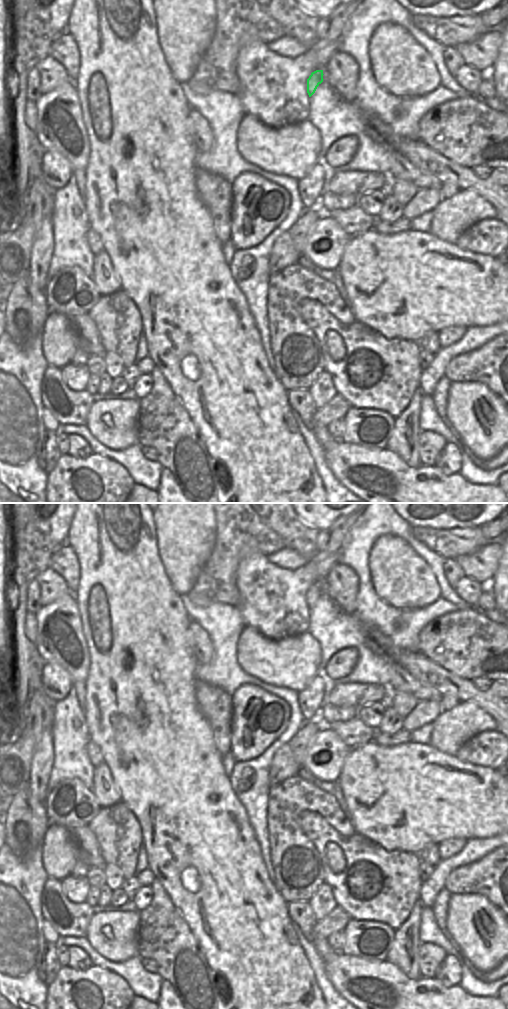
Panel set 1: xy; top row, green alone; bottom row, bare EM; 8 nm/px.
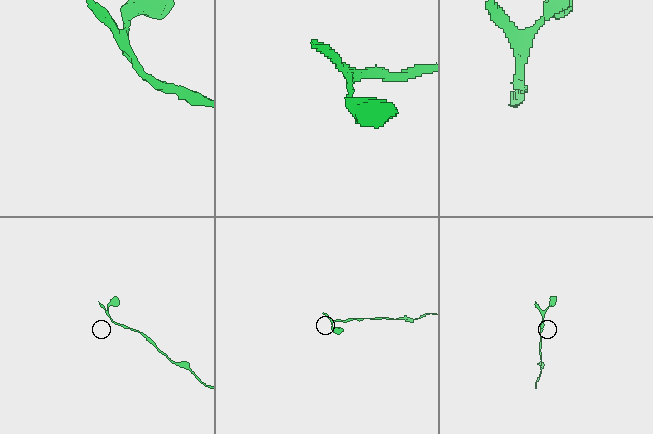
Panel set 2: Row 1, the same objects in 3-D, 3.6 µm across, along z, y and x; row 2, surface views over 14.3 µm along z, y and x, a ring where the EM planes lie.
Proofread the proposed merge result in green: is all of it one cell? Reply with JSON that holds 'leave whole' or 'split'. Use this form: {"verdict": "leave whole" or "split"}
{"verdict": "leave whole"}

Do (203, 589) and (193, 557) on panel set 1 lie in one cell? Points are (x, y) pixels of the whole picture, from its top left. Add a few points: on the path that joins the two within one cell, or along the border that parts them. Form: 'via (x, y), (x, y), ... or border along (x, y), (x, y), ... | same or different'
border along (210, 554), (196, 583), (187, 594) | different

